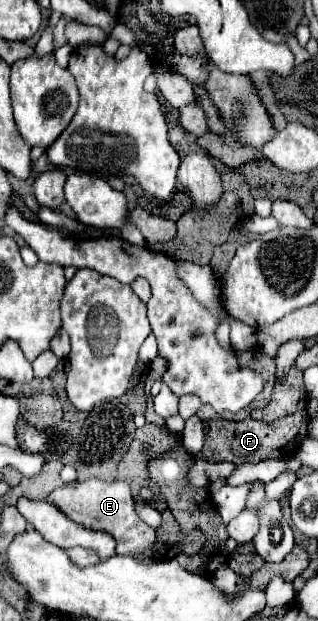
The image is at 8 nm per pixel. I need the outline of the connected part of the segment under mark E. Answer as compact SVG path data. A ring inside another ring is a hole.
M88 479L84 483L78 483L76 487L66 485L62 489L56 489L54 493L50 493L48 503L56 503L60 507L60 511L66 513L68 517L72 517L72 521L76 521L78 525L110 533L118 543L116 545L118 555L130 555L140 561L154 561L156 531L152 527L148 527L134 511L132 493L130 493L128 483L124 483L124 481L106 483L100 479Z

